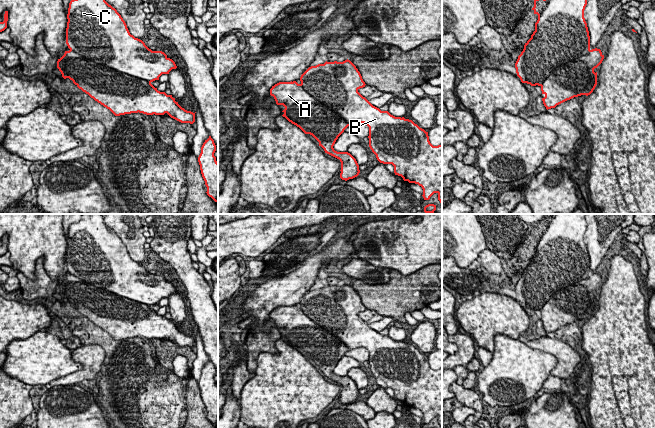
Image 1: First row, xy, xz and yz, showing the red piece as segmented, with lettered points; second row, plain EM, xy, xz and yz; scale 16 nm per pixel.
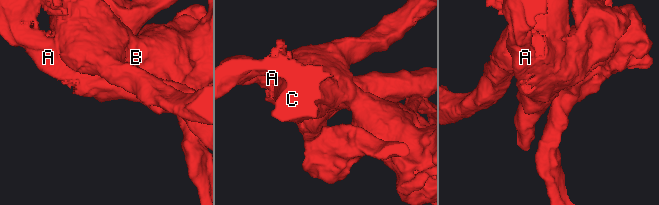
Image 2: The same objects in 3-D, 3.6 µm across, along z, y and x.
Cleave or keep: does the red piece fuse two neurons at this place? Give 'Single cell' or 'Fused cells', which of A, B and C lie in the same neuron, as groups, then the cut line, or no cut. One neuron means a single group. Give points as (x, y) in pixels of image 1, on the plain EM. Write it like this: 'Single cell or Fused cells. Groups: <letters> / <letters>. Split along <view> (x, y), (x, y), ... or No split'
Fused cells. Groups: A / B C. Split along xy (70, 273), (82, 281), (85, 299), (102, 287), (150, 307)

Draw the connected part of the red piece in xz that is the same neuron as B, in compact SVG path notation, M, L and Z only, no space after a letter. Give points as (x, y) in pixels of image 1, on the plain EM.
M350 285L343 286L325 286L316 290L309 291L300 301L301 310L313 322L301 323L301 325L308 325L312 331L305 336L305 344L293 344L292 341L286 343L292 348L299 351L305 358L310 358L318 344L318 334L322 327L326 331L336 336L348 349L355 349L357 347L364 347L369 351L369 371L376 379L377 384L383 388L392 388L394 390L395 399L401 400L404 405L415 407L422 411L424 424L429 424L434 418L438 418L438 424L442 428L442 369L433 370L429 365L428 356L420 352L412 344L404 341L395 341L388 335L381 335L379 332L373 330L365 321L363 321L358 314L365 311L365 306L356 290Z

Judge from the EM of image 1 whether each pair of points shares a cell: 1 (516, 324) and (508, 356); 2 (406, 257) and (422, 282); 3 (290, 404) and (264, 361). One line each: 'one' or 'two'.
1: two
2: two
3: one

